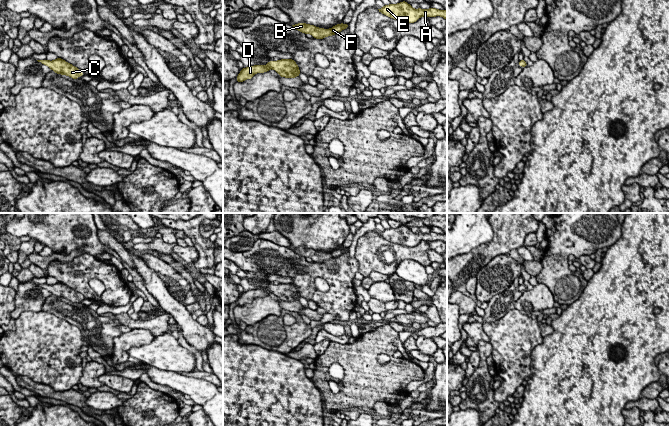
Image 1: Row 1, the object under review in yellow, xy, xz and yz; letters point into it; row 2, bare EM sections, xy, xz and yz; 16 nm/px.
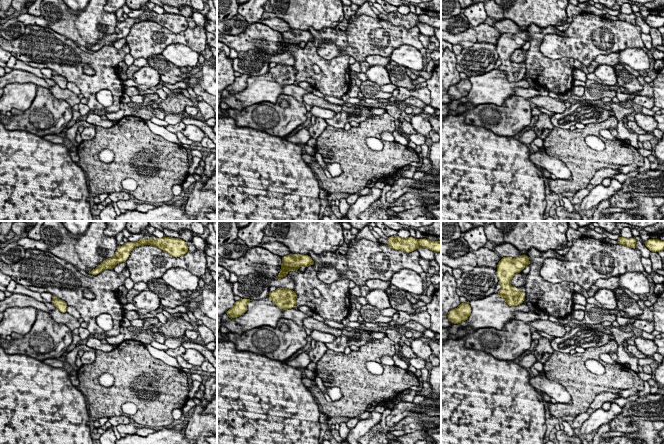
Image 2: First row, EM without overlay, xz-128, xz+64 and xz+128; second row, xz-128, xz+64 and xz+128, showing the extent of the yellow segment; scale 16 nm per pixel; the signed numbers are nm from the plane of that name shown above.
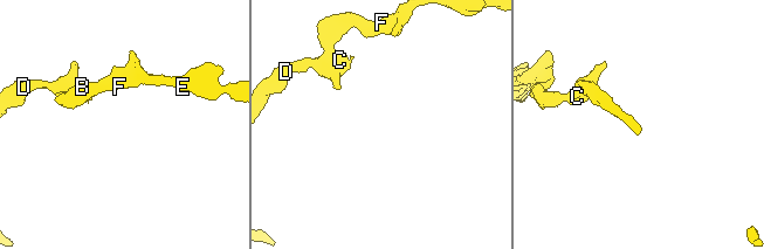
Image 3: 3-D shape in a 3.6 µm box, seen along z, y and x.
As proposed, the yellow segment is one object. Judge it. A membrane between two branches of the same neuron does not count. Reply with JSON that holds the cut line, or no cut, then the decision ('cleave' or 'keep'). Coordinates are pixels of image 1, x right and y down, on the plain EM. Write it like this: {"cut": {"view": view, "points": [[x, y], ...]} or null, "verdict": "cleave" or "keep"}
{"cut": null, "verdict": "keep"}

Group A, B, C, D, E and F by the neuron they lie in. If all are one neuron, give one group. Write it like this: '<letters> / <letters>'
A B C D E F

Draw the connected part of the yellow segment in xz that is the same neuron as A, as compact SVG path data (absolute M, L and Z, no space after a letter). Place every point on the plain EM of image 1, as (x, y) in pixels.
M406 225L398 228L385 229L378 234L388 241L408 247L414 247L422 240L441 240L447 244L447 234L438 234L432 231L430 233L414 233Z

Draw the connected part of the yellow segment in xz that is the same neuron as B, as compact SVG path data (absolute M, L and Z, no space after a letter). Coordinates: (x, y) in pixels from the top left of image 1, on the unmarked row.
M299 247L292 250L298 255L303 256L304 258L306 257L311 258L313 262L323 263L324 261L338 258L343 253L349 251L349 248L341 247L333 250L331 253L318 252L316 250L305 248L305 247Z

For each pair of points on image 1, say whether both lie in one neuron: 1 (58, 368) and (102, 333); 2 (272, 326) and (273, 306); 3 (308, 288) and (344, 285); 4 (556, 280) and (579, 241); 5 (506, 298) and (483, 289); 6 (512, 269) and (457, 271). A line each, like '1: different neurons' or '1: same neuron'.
1: different neurons
2: different neurons
3: same neuron
4: same neuron
5: different neurons
6: different neurons

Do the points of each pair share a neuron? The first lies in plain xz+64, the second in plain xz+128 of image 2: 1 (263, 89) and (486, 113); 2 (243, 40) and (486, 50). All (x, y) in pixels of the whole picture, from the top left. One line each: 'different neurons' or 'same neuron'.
1: different neurons
2: different neurons

